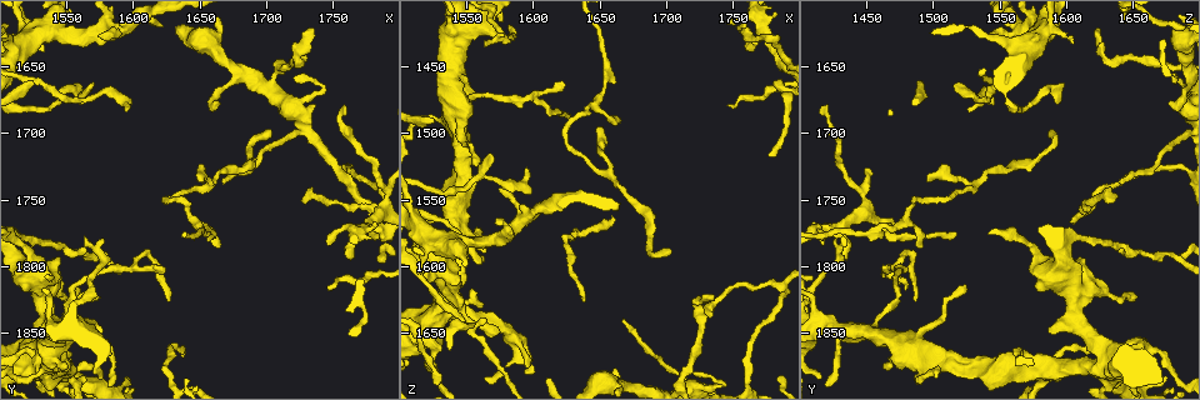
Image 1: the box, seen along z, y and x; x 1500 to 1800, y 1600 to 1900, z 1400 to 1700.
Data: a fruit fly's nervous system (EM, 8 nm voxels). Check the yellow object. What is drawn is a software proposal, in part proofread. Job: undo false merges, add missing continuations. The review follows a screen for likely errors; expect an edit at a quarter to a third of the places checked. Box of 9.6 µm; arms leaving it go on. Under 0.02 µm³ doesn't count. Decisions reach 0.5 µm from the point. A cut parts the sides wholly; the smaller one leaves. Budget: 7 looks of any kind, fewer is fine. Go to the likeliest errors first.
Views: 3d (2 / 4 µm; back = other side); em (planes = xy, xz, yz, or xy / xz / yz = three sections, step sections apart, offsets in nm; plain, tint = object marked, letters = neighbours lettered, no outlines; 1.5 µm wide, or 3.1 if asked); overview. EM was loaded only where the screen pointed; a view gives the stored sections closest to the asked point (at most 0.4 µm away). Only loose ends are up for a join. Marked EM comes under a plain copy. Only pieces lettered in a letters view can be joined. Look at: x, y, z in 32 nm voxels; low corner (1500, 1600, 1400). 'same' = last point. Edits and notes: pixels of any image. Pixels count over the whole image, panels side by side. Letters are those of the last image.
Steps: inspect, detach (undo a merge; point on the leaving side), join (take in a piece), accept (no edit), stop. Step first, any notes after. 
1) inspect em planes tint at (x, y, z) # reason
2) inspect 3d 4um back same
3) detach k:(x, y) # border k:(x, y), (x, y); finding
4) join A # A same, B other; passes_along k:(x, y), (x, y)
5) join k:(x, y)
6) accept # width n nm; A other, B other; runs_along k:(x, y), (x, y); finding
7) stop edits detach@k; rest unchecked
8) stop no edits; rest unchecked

inspect em planes tint at (1526, 1864, 1664) # abrupt turn

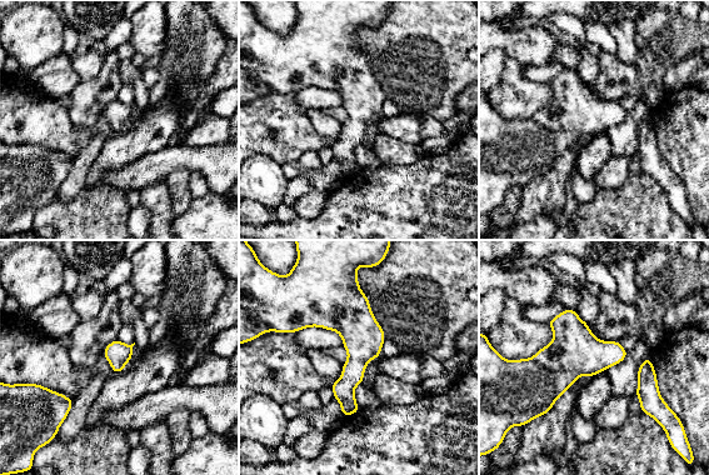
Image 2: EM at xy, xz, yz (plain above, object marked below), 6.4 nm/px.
inspect em planes letters same

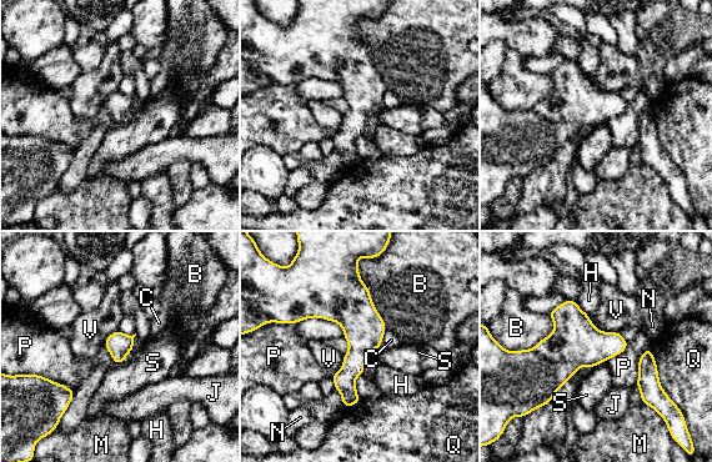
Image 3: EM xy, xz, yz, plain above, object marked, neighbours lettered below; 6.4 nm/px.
accept # width 160 nm; B other, C other, H other, J other, M other, N other, P other, Q other, S other, V other; all the same neuron

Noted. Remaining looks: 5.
inspect 3d 4um at (1778, 1774, 1520) # tapers out

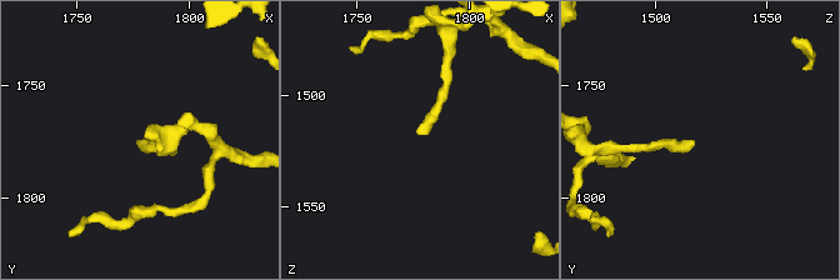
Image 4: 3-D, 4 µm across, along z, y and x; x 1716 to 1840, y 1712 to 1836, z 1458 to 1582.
inspect em planes letters at (1778, 1775, 1517)

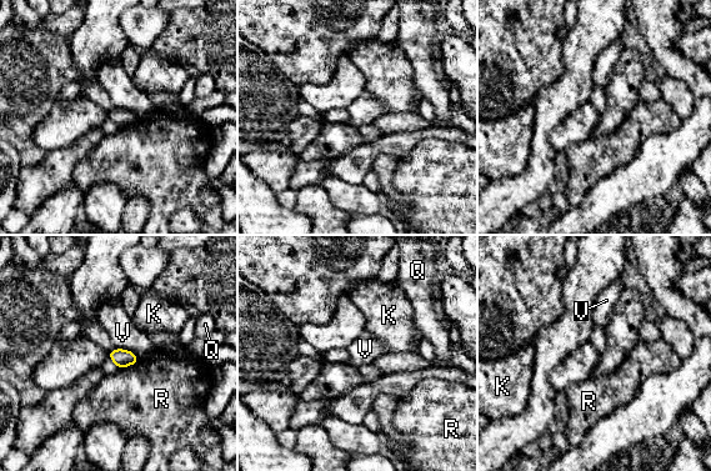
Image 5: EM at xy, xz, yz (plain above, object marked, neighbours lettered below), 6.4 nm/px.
accept # width 120 nm; K other, Q other, R other, V other; border 5:(116, 347), (130, 350), (139, 359); no lettered piece goes on from it

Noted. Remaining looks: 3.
inspect em xz step 4 tint at (1776, 1768, 1426) # arms part here

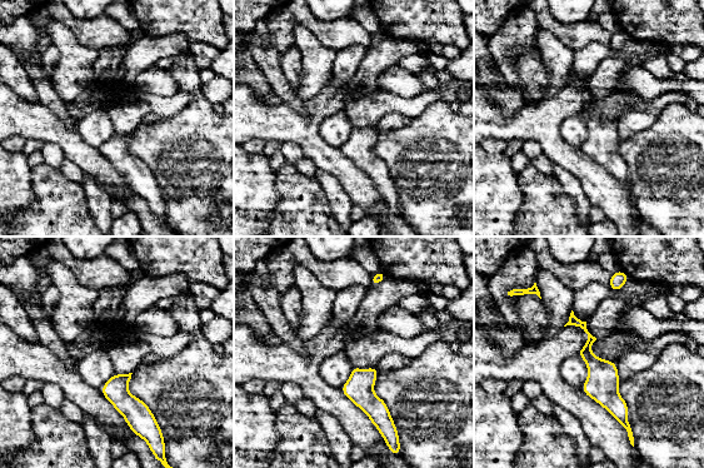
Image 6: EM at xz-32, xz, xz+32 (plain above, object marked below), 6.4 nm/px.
inspect em yz step 8 letters same

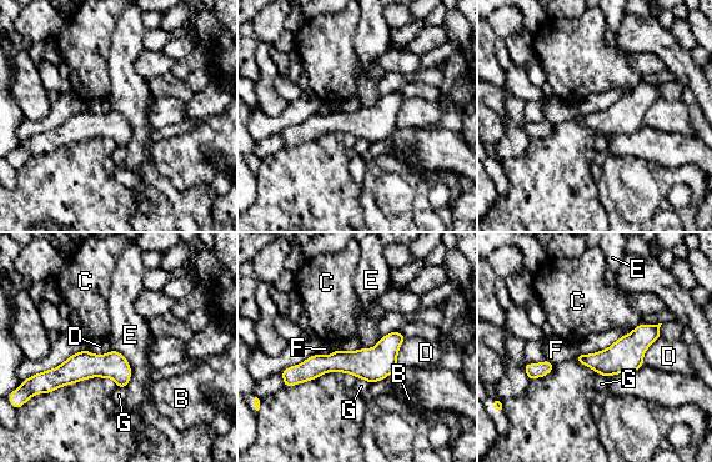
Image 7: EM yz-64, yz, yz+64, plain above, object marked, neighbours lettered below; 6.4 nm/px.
accept # B other, C other, D other, E other, F other, G other; border 7:(113, 348), (130, 366), (125, 388); all the same neuron

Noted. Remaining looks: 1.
stop no edits; rest unchecked

